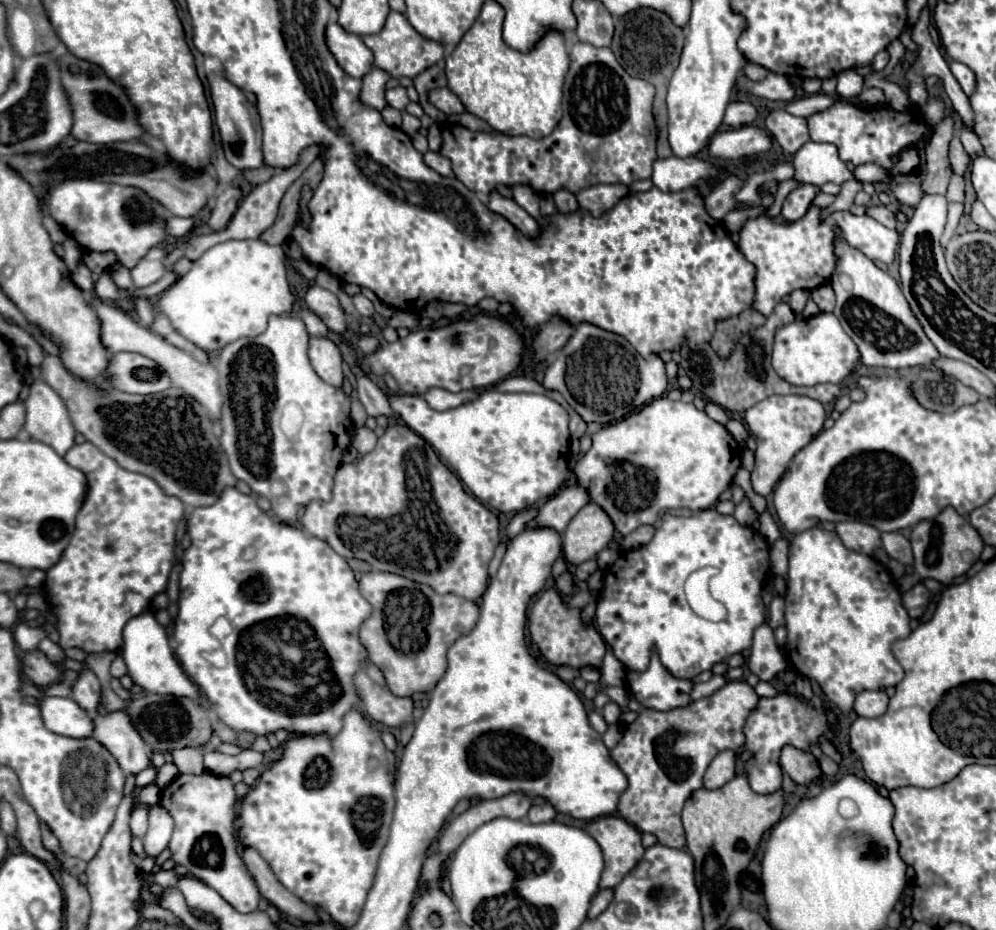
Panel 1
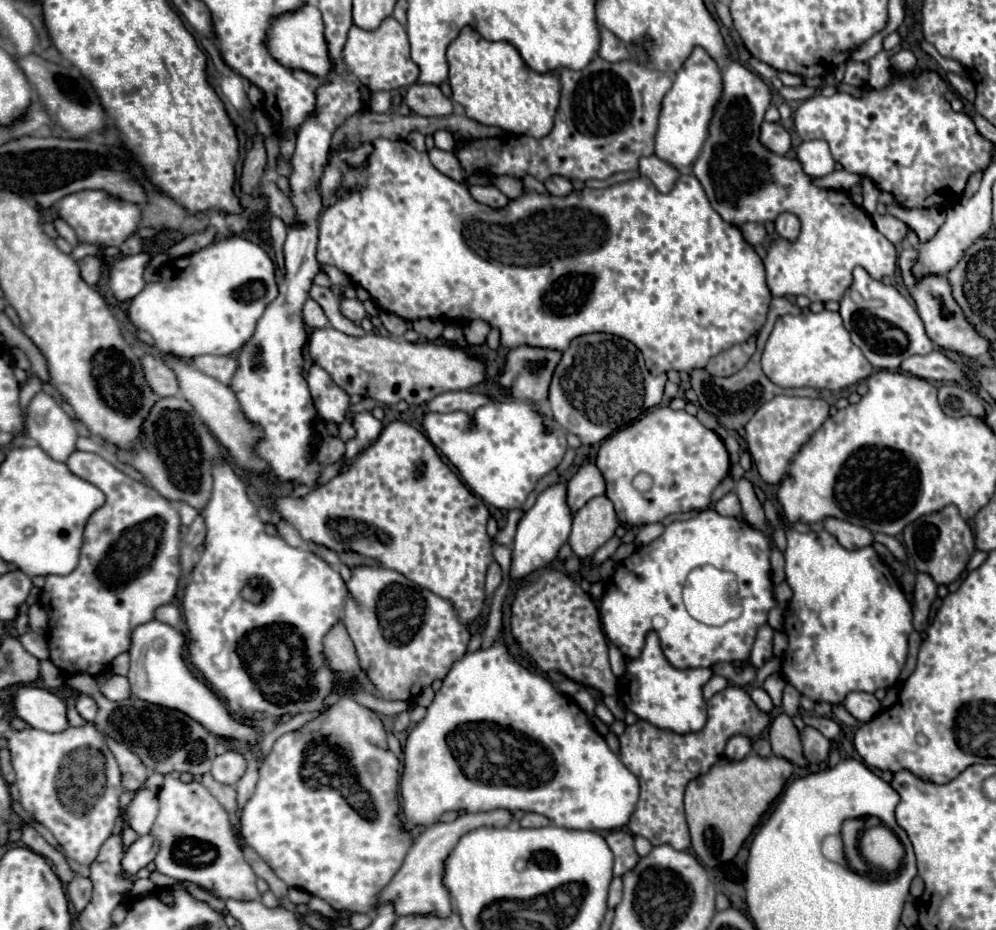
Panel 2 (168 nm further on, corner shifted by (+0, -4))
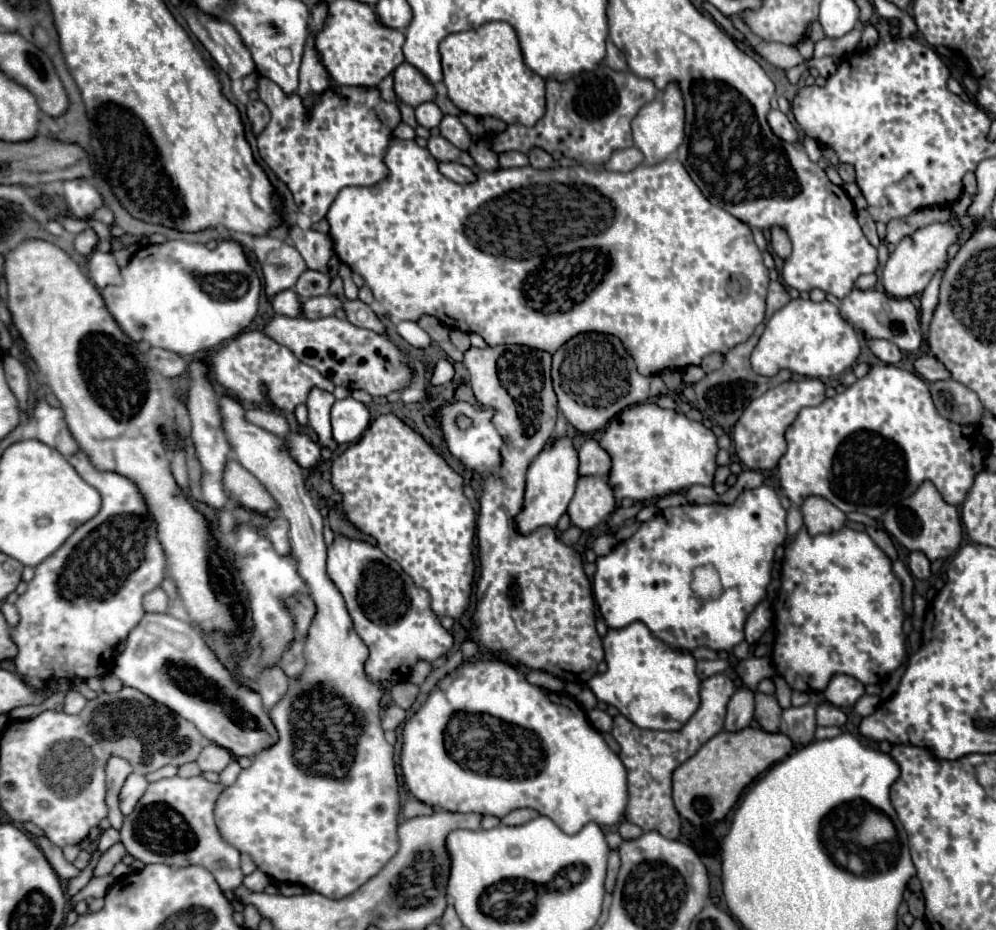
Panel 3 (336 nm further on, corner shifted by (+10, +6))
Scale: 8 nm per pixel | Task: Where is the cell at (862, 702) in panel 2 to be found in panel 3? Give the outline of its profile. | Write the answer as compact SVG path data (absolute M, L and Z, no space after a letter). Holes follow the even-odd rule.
M834 675L824 695L836 707L852 707L864 695L864 685L850 675Z

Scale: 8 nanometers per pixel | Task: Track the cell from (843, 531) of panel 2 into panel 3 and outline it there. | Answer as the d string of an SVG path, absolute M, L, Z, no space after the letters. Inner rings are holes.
M808 497L800 511L804 517L804 527L810 535L834 533L840 531L846 523L846 515L840 509L834 509L834 505L824 497Z

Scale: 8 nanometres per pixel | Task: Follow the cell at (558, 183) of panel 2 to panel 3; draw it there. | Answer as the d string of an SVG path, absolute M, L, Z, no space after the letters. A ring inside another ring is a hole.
M538 147L528 151L528 159L530 159L530 165L536 169L548 169L552 165L552 155L546 153L544 149L538 149Z

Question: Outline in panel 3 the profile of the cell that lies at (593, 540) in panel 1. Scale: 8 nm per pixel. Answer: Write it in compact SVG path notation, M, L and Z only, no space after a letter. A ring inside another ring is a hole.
M580 477L576 495L570 501L568 513L572 525L580 529L592 529L604 521L616 509L614 491L602 477Z

